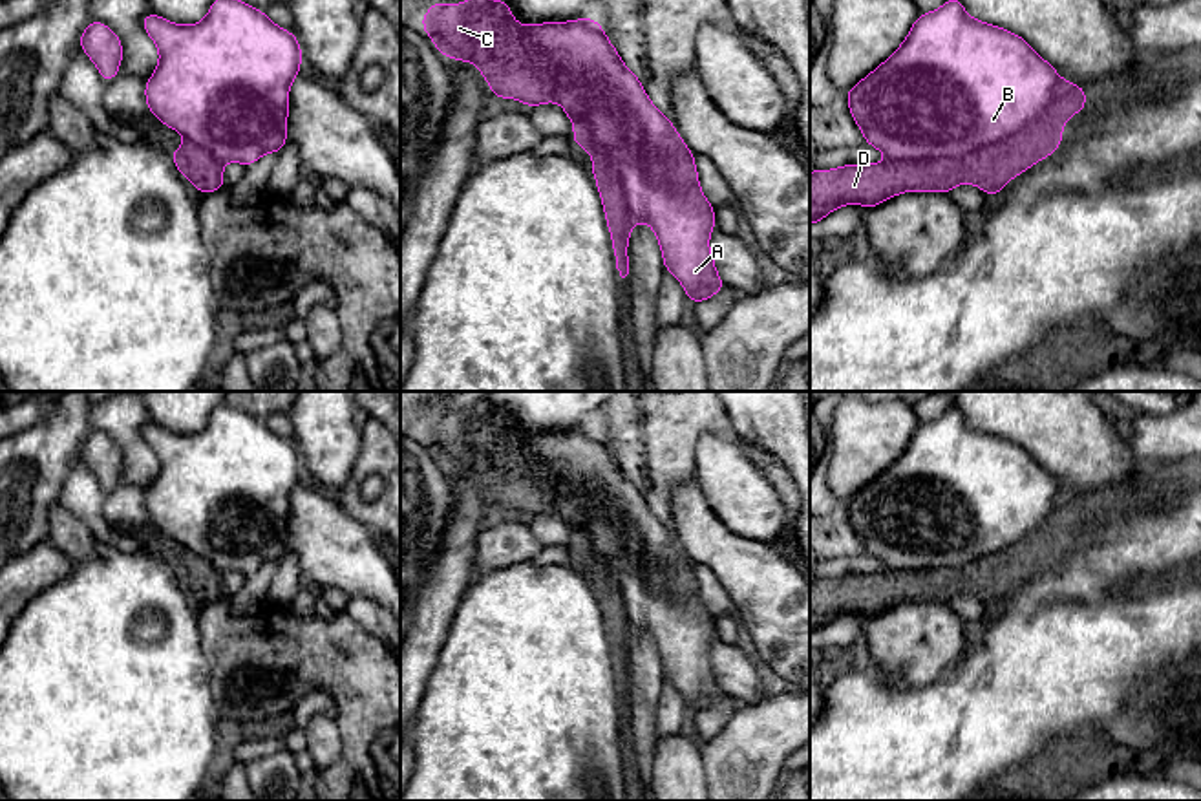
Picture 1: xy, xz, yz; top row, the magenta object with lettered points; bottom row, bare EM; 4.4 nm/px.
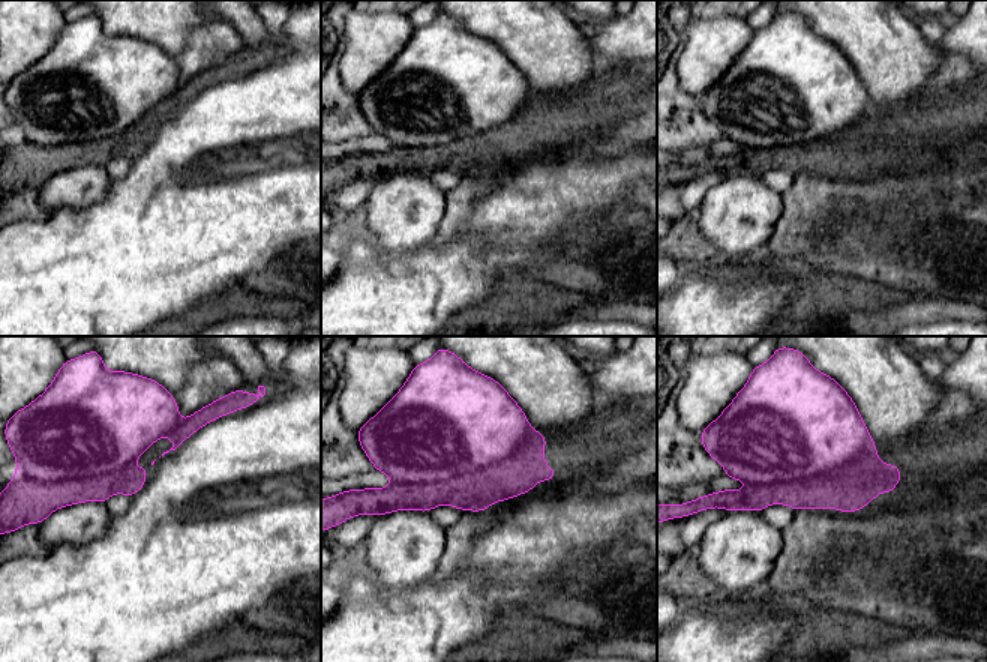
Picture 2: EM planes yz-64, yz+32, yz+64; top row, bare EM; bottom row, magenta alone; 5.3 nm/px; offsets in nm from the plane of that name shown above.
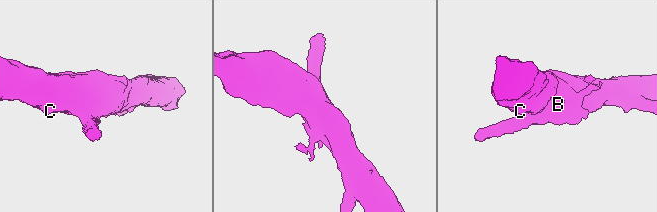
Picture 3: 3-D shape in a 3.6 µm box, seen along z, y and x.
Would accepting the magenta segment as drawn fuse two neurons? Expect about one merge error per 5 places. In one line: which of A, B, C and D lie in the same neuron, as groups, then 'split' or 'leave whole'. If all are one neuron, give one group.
A B C / D; split

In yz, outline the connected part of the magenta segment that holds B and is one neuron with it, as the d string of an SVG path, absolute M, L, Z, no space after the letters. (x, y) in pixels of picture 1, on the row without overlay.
M951 406L936 421L919 422L901 455L845 505L865 552L890 571L943 569L967 565L1033 536L1055 512L1058 490L1057 479L1020 444L971 428L963 413Z

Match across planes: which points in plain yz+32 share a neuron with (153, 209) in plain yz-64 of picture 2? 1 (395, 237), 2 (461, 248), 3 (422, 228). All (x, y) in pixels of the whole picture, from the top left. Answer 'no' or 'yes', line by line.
1: no
2: yes
3: no

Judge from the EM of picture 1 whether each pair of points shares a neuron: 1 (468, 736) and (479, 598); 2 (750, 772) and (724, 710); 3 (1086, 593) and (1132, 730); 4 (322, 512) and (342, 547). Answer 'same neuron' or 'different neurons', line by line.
1: same neuron
2: different neurons
3: different neurons
4: same neuron

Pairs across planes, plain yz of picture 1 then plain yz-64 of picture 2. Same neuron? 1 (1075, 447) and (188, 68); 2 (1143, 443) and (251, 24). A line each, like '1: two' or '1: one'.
1: two
2: one

